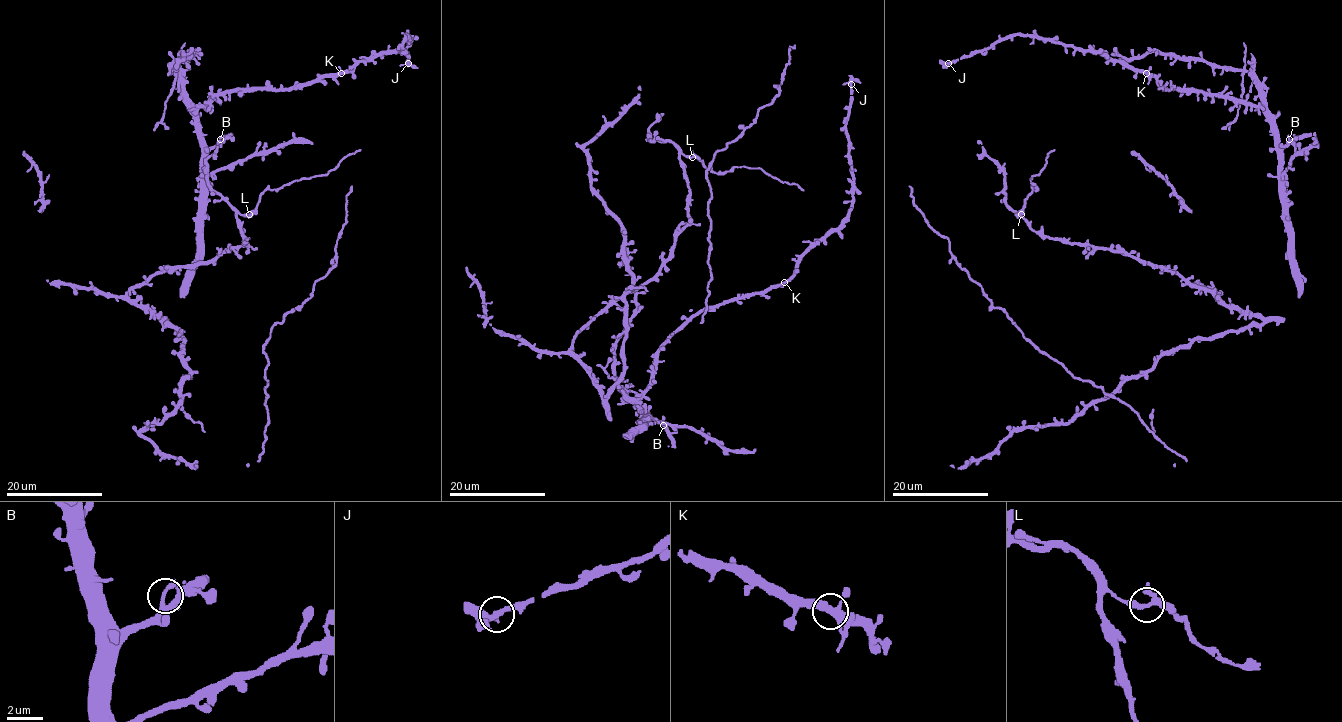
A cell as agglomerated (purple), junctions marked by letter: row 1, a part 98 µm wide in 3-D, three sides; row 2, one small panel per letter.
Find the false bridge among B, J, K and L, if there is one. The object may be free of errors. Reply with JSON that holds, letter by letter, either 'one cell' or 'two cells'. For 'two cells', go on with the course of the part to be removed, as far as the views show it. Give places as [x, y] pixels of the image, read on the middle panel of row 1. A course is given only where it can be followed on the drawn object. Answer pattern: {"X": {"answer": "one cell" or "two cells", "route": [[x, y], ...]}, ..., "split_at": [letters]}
{"B": {"answer": "one cell"}, "J": {"answer": "one cell"}, "K": {"answer": "one cell"}, "L": {"answer": "two cells", "route": [[692, 157], [702, 161], [710, 170], [722, 173], [735, 167], [760, 168], [782, 182], [793, 183], [803, 191]]}, "split_at": ["L"]}

